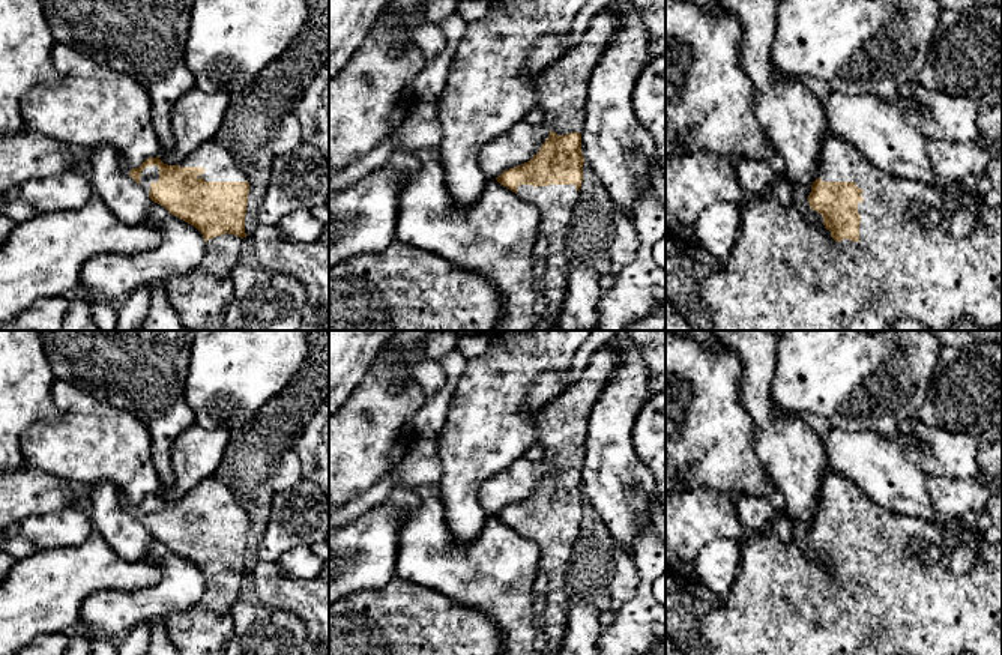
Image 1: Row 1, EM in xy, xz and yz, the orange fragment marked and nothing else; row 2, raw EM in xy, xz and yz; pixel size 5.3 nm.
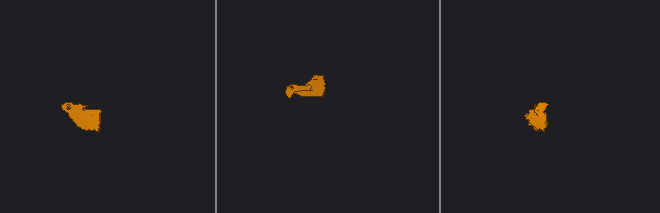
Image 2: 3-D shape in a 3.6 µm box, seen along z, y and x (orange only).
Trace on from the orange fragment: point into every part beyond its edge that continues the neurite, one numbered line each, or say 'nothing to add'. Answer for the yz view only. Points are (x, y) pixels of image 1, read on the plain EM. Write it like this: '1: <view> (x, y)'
1: yz (780, 603)

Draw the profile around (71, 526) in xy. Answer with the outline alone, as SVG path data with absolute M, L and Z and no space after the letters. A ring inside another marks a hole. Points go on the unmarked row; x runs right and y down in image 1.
M68 506L59 512L29 517L17 530L38 550L51 550L86 542L95 527L87 508Z

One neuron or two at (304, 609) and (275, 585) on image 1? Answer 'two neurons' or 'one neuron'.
one neuron

